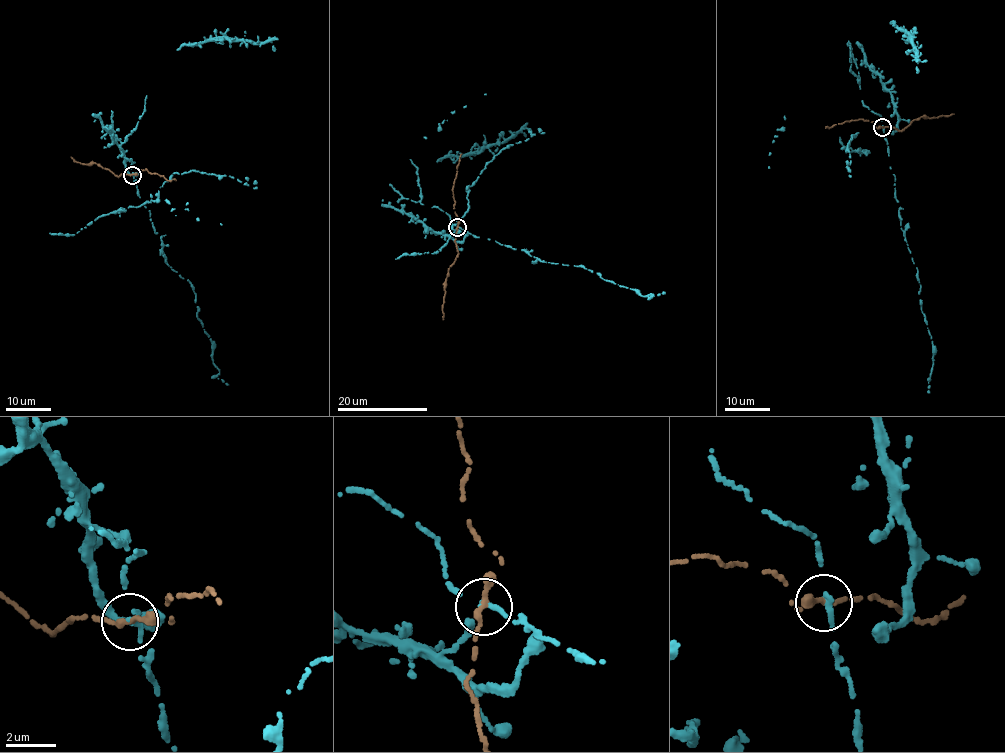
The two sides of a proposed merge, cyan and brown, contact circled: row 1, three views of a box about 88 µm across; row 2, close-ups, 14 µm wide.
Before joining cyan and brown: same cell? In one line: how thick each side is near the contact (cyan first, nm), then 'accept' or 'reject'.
280/240 nm | reject

